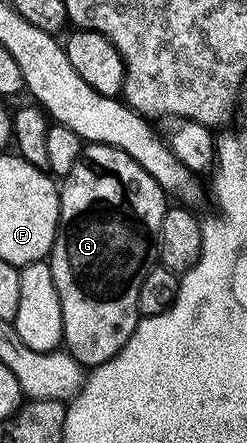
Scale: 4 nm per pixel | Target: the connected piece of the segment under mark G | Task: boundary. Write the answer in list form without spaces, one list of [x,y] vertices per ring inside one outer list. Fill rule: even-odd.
[[[89,143],[77,157],[77,165],[62,180],[59,187],[59,229],[55,232],[55,244],[51,246],[49,262],[53,273],[53,285],[57,285],[57,297],[61,297],[61,321],[63,342],[67,354],[84,368],[96,367],[109,361],[133,337],[140,321],[137,309],[137,293],[141,281],[157,263],[157,240],[161,221],[169,206],[168,196],[125,153],[104,143]]]

